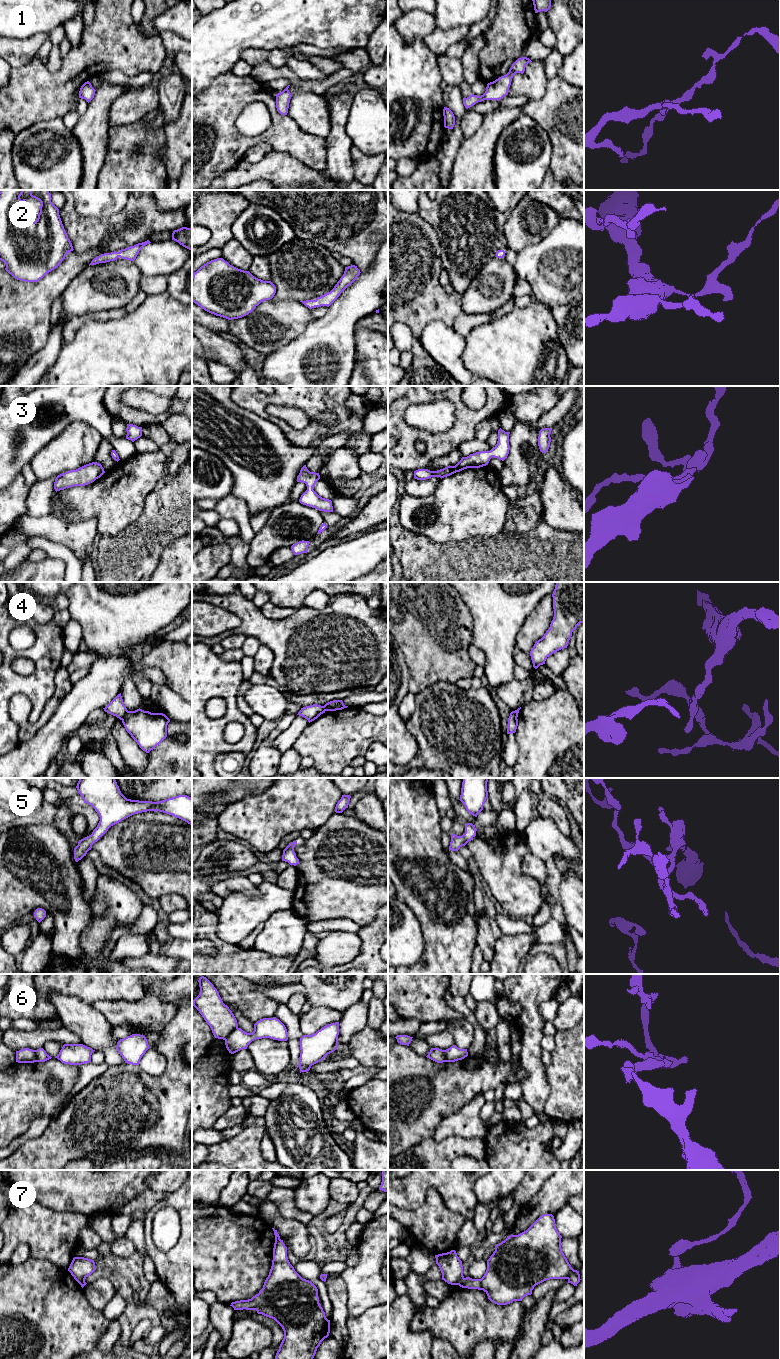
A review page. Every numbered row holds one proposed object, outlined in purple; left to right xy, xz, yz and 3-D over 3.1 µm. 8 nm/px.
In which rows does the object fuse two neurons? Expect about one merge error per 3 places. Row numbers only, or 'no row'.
4, 6, 7

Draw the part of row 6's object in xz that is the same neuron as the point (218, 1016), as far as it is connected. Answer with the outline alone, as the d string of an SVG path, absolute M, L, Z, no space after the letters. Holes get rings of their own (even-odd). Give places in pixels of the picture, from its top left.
M201 976L198 982L200 993L193 1000L193 1006L210 1026L214 1037L225 1040L234 1029L238 1028L237 1020L206 977Z

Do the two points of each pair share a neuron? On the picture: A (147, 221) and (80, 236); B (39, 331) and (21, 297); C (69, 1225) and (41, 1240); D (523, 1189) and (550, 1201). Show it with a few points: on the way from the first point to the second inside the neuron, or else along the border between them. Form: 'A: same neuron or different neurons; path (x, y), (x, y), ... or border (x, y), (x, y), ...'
A: same neuron; path (130, 230), (112, 241), (97, 236)
B: same neuron; path (31, 323), (21, 313), (21, 305)
C: same neuron; path (62, 1229), (55, 1236), (48, 1236)
D: different neurons; border (547, 1180), (521, 1206)

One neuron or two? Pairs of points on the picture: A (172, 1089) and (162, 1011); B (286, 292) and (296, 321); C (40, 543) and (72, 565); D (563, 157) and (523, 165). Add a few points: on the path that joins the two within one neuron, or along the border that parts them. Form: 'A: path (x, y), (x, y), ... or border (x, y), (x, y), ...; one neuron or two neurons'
A: border (177, 1006), (177, 1012), (159, 1034); two neurons
B: border (271, 299), (294, 299), (299, 301); two neurons
C: path (48, 547), (52, 550), (60, 551), (66, 557); one neuron
D: border (548, 136), (552, 147), (550, 169); two neurons

